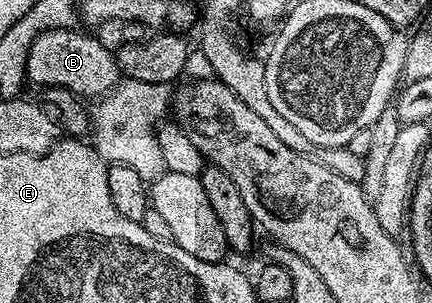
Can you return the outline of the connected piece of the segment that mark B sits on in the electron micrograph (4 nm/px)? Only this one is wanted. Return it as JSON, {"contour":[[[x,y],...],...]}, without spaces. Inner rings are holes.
{"contour":[[[80,28],[45,30],[36,37],[24,65],[27,81],[41,88],[68,89],[84,100],[99,100],[113,90],[122,78],[115,53],[111,49],[108,51],[98,39],[83,32],[88,33]]]}

